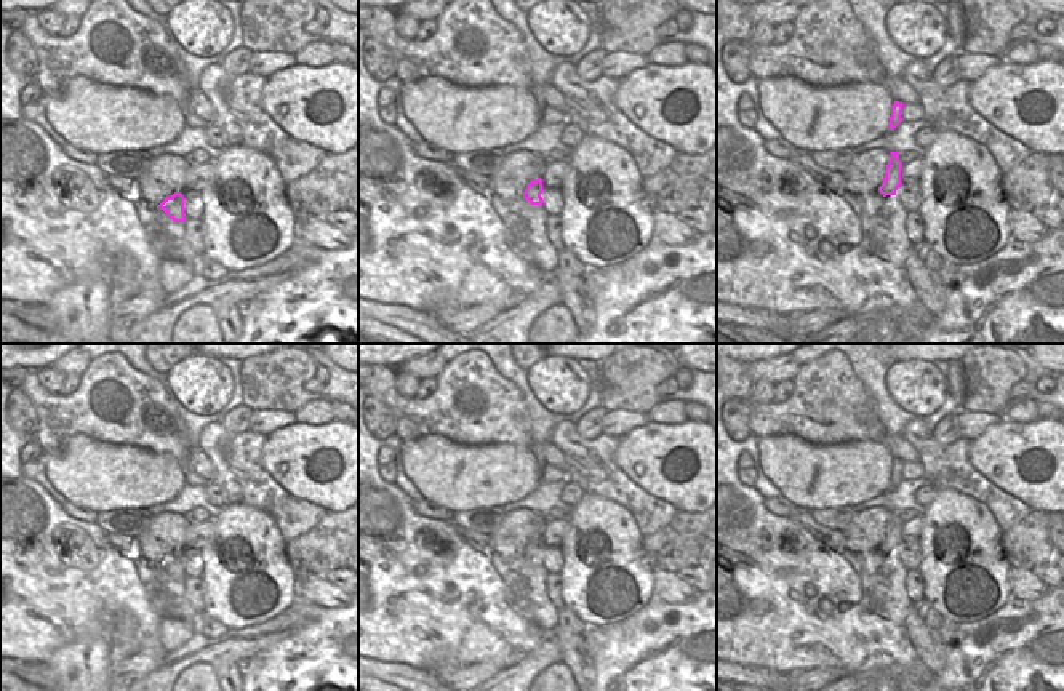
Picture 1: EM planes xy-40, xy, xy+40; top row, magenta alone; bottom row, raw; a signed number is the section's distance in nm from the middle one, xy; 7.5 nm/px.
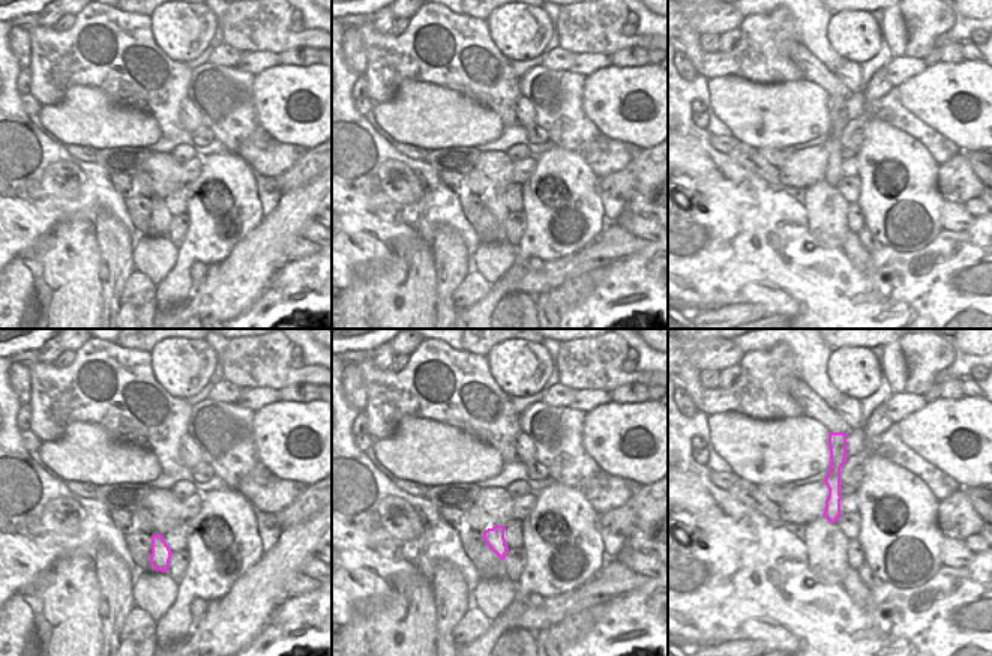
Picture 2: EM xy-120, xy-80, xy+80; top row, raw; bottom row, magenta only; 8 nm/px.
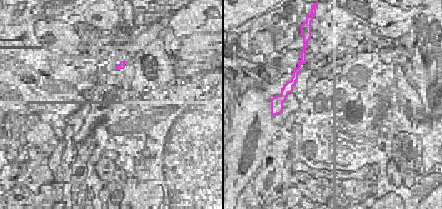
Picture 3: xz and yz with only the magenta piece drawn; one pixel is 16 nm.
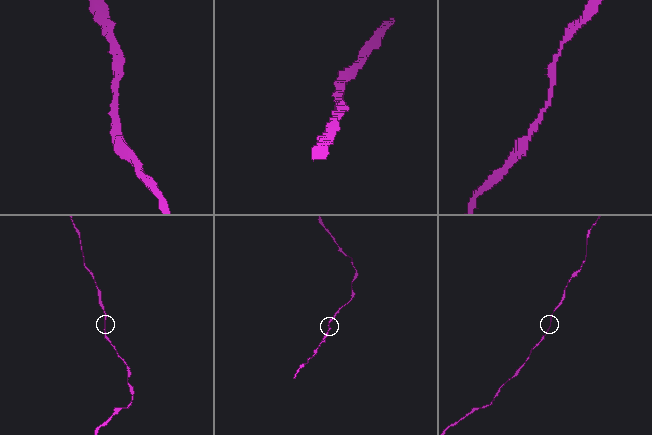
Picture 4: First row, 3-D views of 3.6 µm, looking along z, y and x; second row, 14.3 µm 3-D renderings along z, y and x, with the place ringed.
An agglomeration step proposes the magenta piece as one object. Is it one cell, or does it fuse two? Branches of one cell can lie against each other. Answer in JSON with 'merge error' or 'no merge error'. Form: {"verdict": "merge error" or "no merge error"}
{"verdict": "no merge error"}

